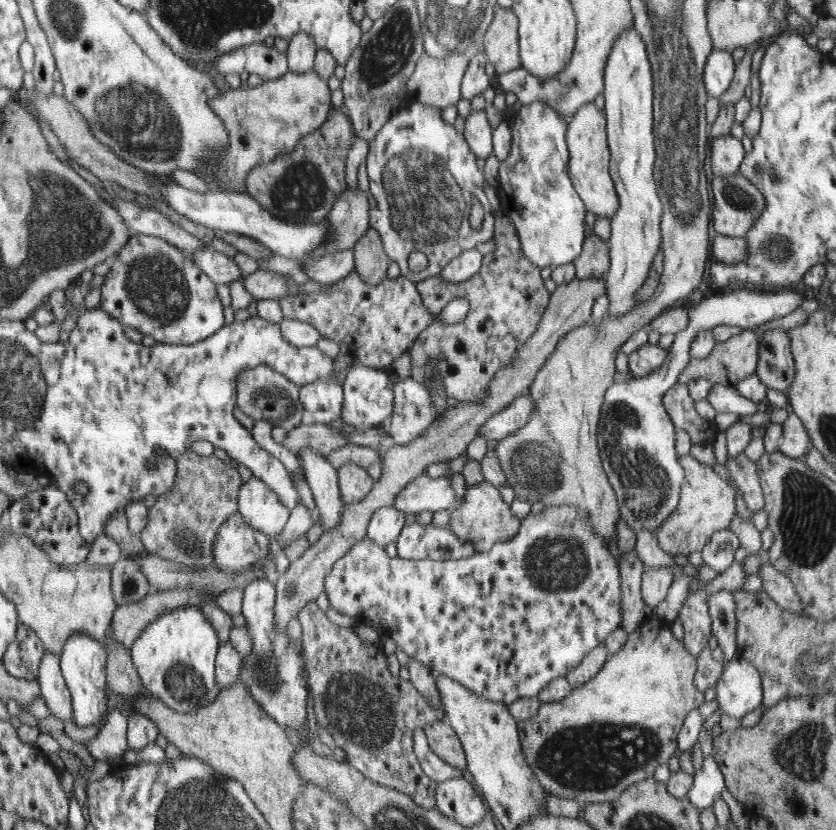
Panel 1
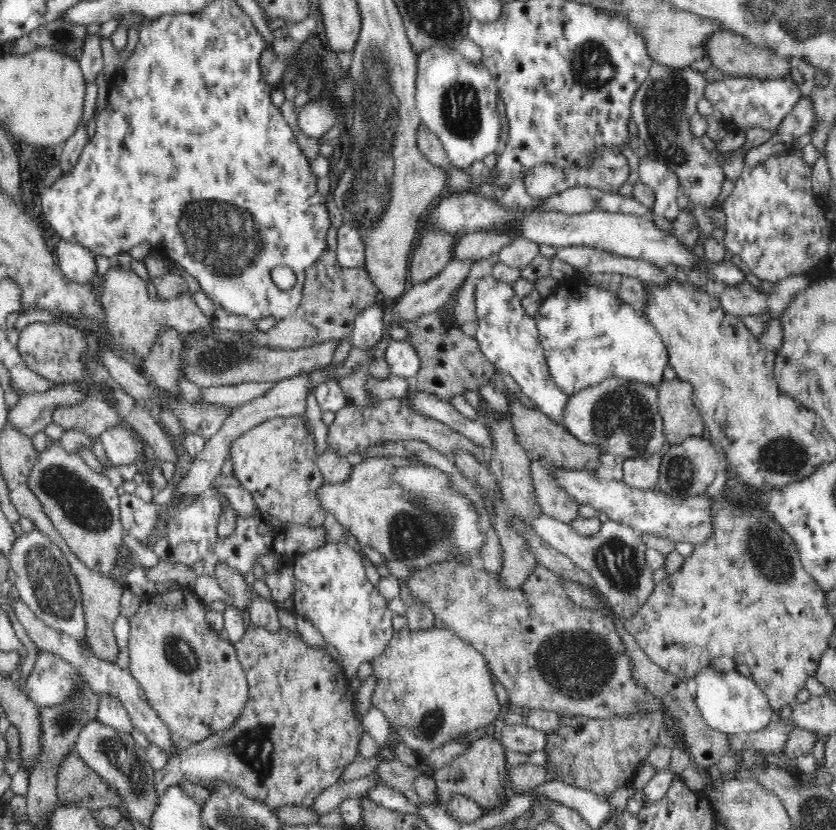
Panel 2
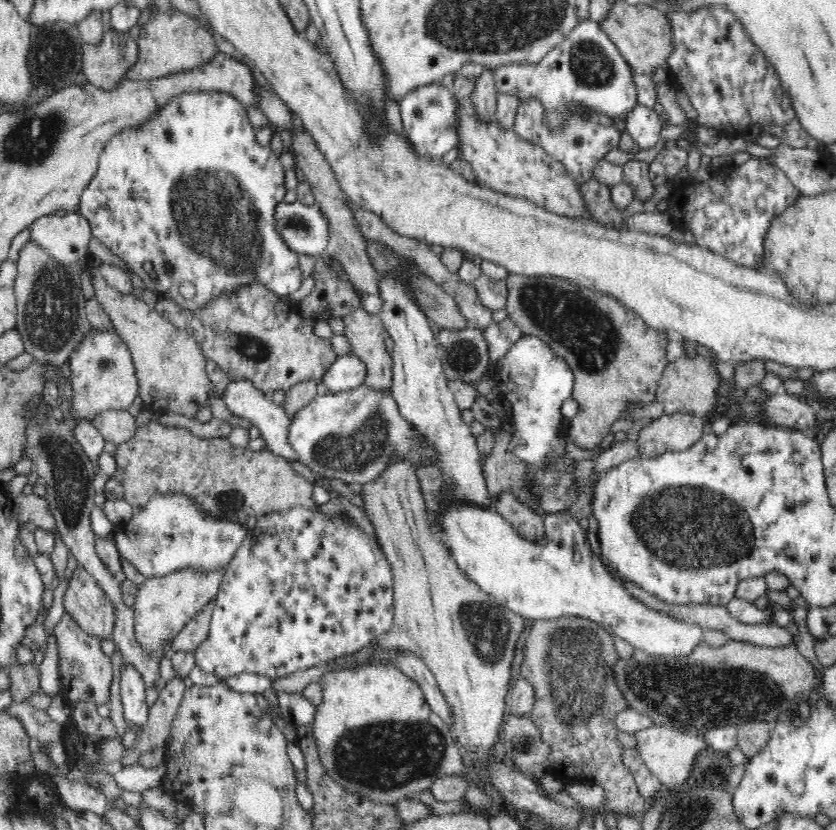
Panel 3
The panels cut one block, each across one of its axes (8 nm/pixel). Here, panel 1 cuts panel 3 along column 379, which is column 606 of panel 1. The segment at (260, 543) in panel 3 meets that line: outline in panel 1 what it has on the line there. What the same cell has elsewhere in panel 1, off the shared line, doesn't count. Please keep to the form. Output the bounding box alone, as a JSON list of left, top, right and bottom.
[324,506,623,706]

